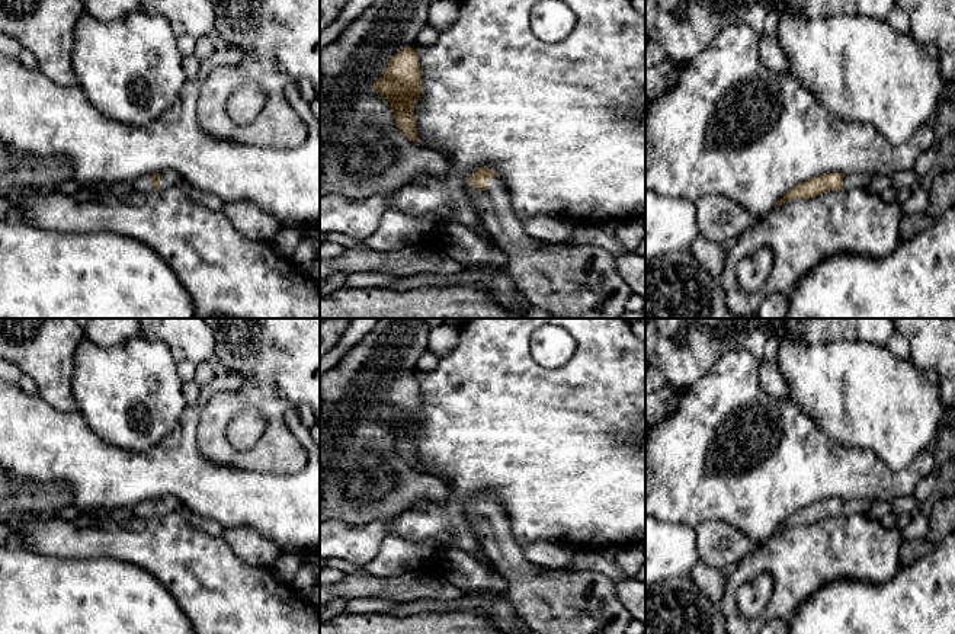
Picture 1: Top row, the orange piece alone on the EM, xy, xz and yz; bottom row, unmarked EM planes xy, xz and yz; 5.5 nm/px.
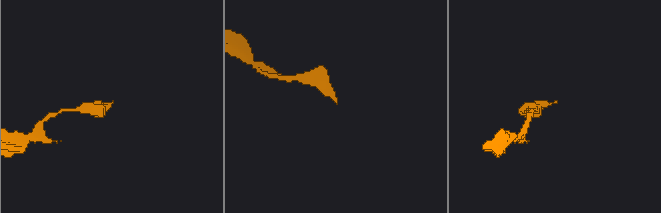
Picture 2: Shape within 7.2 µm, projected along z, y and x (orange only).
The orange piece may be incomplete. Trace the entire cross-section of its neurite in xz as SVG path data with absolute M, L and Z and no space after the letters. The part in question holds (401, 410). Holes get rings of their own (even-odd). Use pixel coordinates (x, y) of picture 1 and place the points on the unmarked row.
M414 371L404 374L390 385L387 397L376 406L375 416L390 428L397 454L410 467L417 468L414 432L423 413Z

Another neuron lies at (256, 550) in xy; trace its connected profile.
M225 528L222 538L235 555L250 566L272 567L282 554L282 550L273 541L246 528Z

